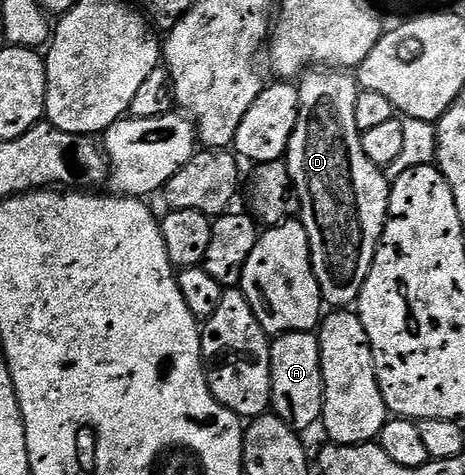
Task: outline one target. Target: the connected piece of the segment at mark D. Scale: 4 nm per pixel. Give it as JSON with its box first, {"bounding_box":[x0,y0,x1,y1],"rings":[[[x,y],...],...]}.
{"bounding_box":[285,70,391,310],"rings":[[[311,70],[298,81],[297,87],[299,89],[299,117],[285,153],[285,163],[296,193],[299,195],[298,211],[301,213],[301,223],[305,226],[305,234],[309,234],[313,274],[317,274],[317,286],[321,286],[324,305],[335,310],[343,310],[358,301],[361,290],[365,286],[365,278],[369,278],[369,270],[373,266],[375,251],[379,245],[379,240],[383,236],[383,227],[387,224],[387,207],[391,197],[391,184],[385,175],[384,169],[377,167],[373,162],[369,162],[369,158],[365,158],[365,150],[361,150],[361,133],[355,117],[355,107],[357,106],[357,98],[361,89],[356,77],[343,70]]]}

